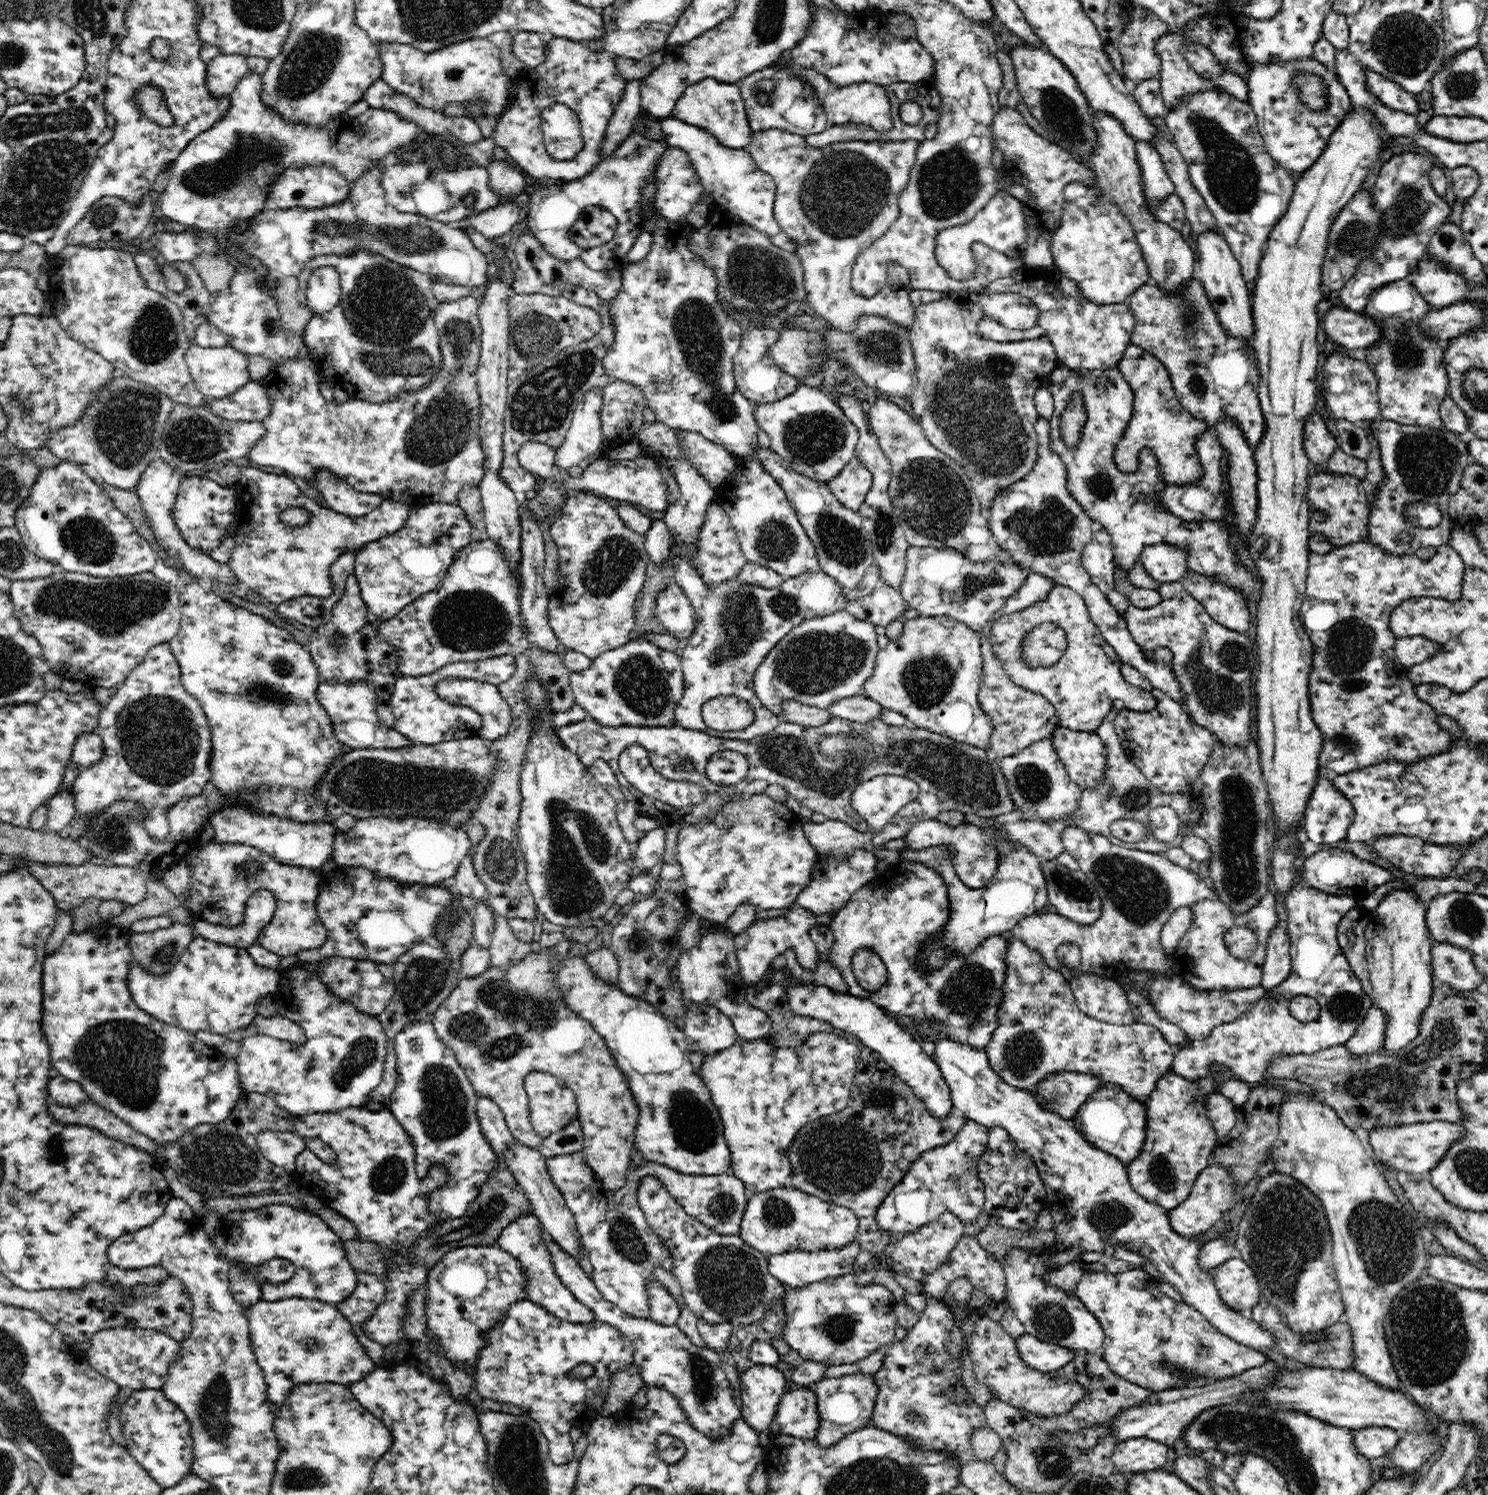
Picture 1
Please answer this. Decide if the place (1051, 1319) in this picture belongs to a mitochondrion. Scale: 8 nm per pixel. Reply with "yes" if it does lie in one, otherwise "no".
yes

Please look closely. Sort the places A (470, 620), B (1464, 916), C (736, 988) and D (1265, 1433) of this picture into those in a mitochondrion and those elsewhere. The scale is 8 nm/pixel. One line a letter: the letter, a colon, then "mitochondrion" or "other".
A: mitochondrion
B: mitochondrion
C: other
D: mitochondrion

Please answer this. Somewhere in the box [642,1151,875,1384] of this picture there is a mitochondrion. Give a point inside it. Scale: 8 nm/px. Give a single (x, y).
(729, 1282)

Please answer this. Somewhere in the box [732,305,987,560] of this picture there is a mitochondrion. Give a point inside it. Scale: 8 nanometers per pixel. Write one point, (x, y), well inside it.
(935, 502)

